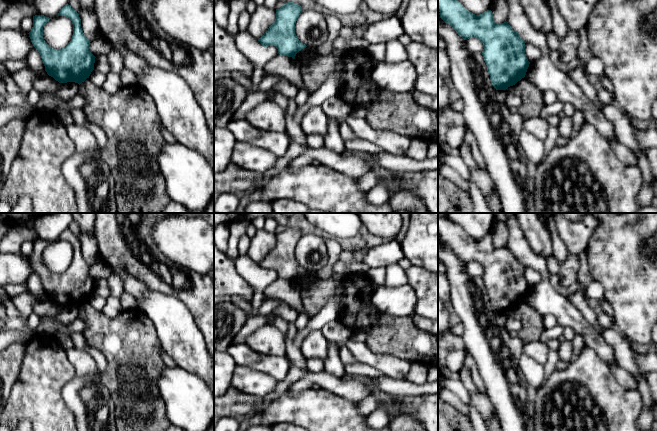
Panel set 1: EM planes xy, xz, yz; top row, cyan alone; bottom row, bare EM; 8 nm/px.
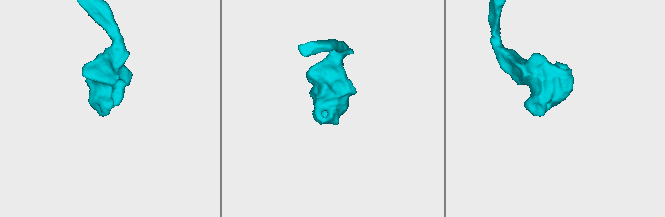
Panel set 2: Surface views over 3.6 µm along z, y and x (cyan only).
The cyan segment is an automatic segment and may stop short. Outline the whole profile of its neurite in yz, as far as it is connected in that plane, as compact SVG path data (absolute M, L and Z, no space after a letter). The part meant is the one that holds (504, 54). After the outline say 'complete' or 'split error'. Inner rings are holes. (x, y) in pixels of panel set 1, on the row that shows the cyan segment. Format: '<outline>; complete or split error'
M438 0L438 11L440 18L448 23L464 40L477 38L482 42L484 46L482 55L492 85L496 90L506 90L525 77L530 64L525 54L526 42L518 32L511 28L507 21L496 23L491 10L475 15L457 0Z; complete

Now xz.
M288 2L276 9L276 19L258 41L264 46L275 46L280 55L292 57L307 46L295 34L295 23L302 13L297 3Z; complete

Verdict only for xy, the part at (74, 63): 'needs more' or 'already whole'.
already whole

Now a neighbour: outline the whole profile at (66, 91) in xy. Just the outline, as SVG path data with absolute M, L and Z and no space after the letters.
M75 82L60 83L53 95L57 97L60 102L71 100L76 94L79 93L79 84Z

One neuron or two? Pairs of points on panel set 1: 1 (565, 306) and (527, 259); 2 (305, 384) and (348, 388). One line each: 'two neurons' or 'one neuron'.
1: one neuron
2: one neuron

